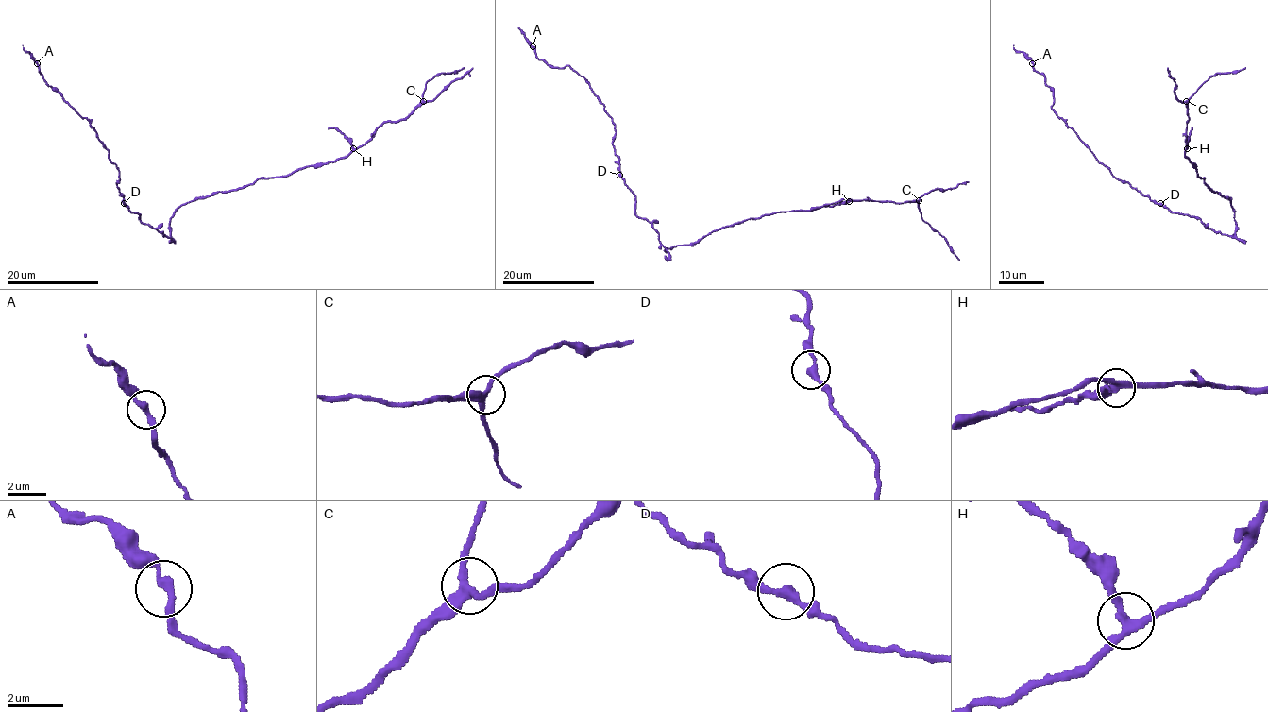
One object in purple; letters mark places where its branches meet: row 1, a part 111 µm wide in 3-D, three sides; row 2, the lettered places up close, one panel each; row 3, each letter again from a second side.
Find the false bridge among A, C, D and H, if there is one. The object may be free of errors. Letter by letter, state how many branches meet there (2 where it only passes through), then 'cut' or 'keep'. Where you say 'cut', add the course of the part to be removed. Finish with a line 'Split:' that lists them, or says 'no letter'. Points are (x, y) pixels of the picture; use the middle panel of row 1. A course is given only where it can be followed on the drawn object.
A: 2 branches meet; keep
C: 3 branches meet; keep
D: 2 branches meet; keep
H: 3 branches meet; cut; foreign part runs (849, 200), (824, 205)
Split: H

